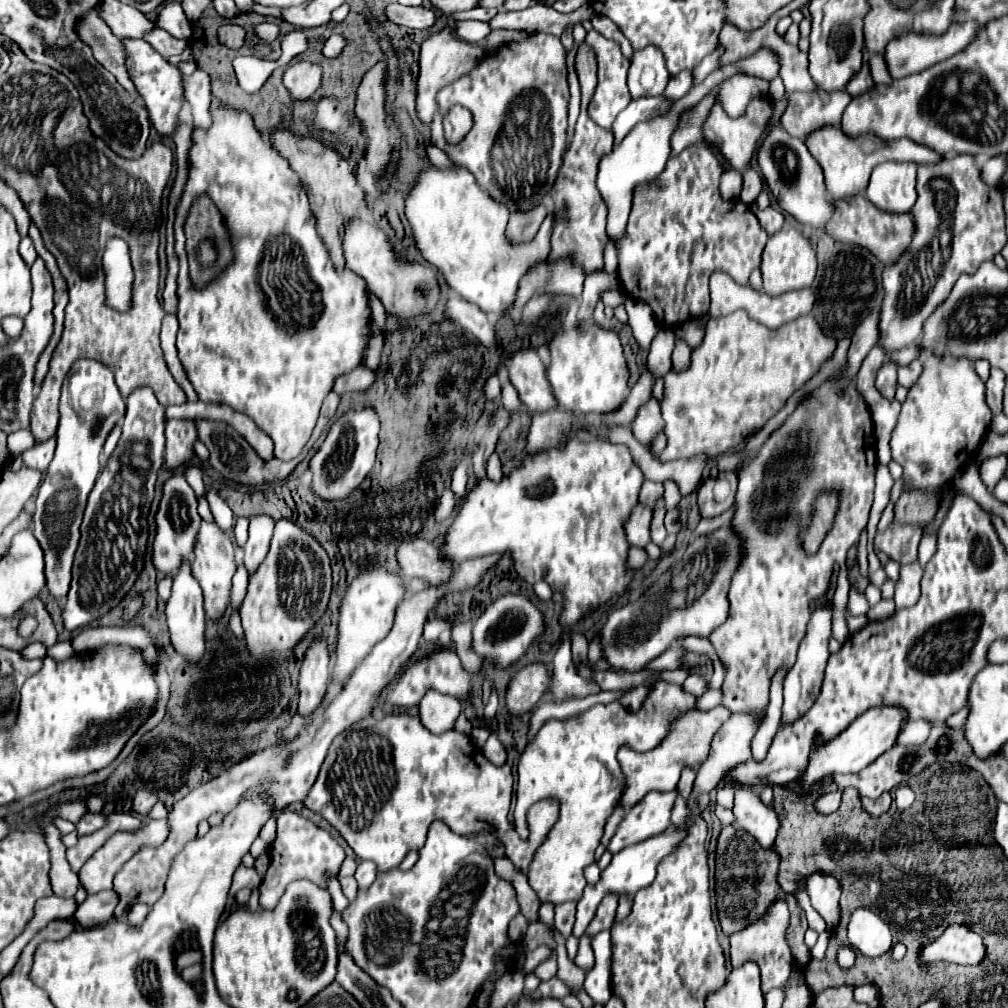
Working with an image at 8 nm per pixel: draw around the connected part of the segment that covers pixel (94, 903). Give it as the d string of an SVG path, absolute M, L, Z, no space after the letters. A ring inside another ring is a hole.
M96 893L96 895L88 895L86 901L82 905L78 905L74 919L84 925L84 927L94 927L100 923L108 921L108 909L114 909L114 905L118 903L118 893Z

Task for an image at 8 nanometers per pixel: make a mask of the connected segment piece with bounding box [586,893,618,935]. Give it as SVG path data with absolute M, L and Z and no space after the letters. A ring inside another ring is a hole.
M608 893L608 897L602 899L602 903L598 905L596 917L590 923L590 927L586 929L586 933L596 935L598 931L610 929L612 923L614 923L614 917L616 917L616 907L618 907L618 897L614 897L614 893Z

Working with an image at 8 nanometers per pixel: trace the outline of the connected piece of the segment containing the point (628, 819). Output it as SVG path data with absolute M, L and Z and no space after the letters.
M678 791L648 793L638 805L634 805L626 813L626 817L622 819L622 823L614 833L614 839L610 839L608 851L618 853L628 845L640 843L648 837L654 837L666 831L670 827L670 811L676 795Z

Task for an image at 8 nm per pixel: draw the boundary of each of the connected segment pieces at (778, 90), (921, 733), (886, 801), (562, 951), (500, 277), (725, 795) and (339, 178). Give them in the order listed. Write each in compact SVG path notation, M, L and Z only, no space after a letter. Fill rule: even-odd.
M780 76L770 82L769 95L774 101L781 100L785 95L785 87Z
M924 719L910 721L910 725L906 725L906 733L898 737L898 743L910 743L910 745L924 743L930 735L930 729L932 729L930 721L924 721Z
M882 793L878 799L870 799L870 797L862 797L862 805L864 809L872 815L872 817L880 817L888 811L890 807L890 793Z
M556 931L557 950L557 976L562 978L574 994L583 988L586 972L568 959L564 939Z
M426 165L424 169L420 169L416 183L406 197L404 215L410 223L410 229L412 229L412 235L416 241L416 249L420 251L420 255L444 275L448 287L454 293L458 293L462 299L478 305L488 315L502 315L514 301L518 281L526 273L526 269L550 253L550 235L552 235L554 215L544 219L538 235L528 245L510 245L504 237L504 229L508 223L506 205L494 201L484 189L480 189L474 181L474 175L470 175L468 169L464 169L464 167L448 169L448 167Z
M720 785L716 791L716 803L720 803L726 809L732 809L732 799L734 799L734 791L730 785Z
M278 129L270 133L270 143L282 153L282 157L288 159L290 167L298 173L308 201L310 201L310 211L314 213L316 225L318 225L318 235L322 241L326 241L326 251L330 253L330 259L334 261L336 267L344 267L344 257L342 257L342 247L338 239L338 229L356 215L358 207L364 207L364 193L356 185L356 177L348 163L336 155L336 151L328 145L324 145L318 139L312 137L300 137L294 135L286 129Z

